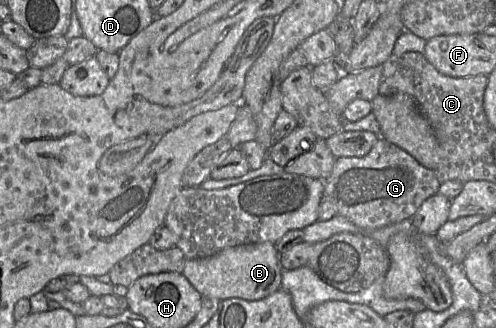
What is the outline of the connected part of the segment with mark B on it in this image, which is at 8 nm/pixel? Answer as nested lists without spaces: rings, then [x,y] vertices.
[[[270,242],[229,247],[210,257],[187,259],[182,274],[202,297],[220,301],[229,298],[261,300],[279,290],[282,283],[279,252]]]

